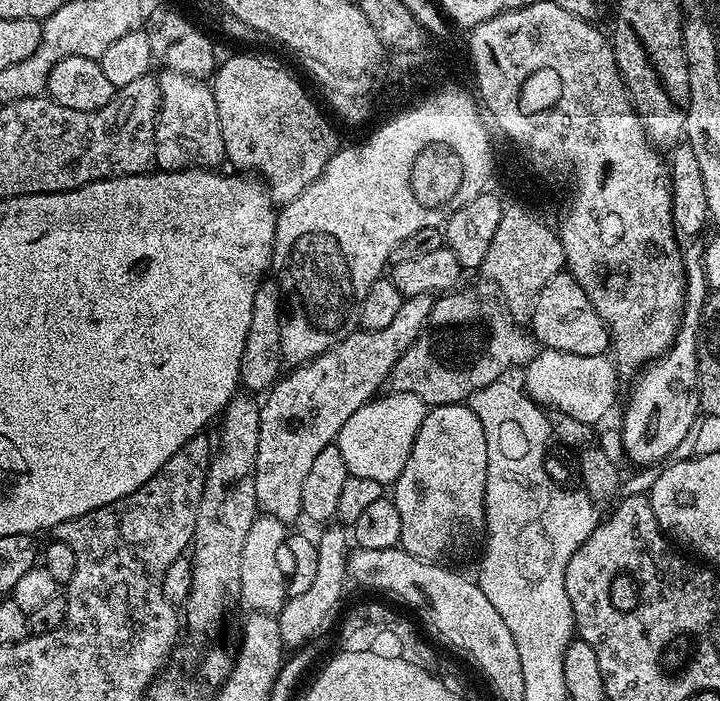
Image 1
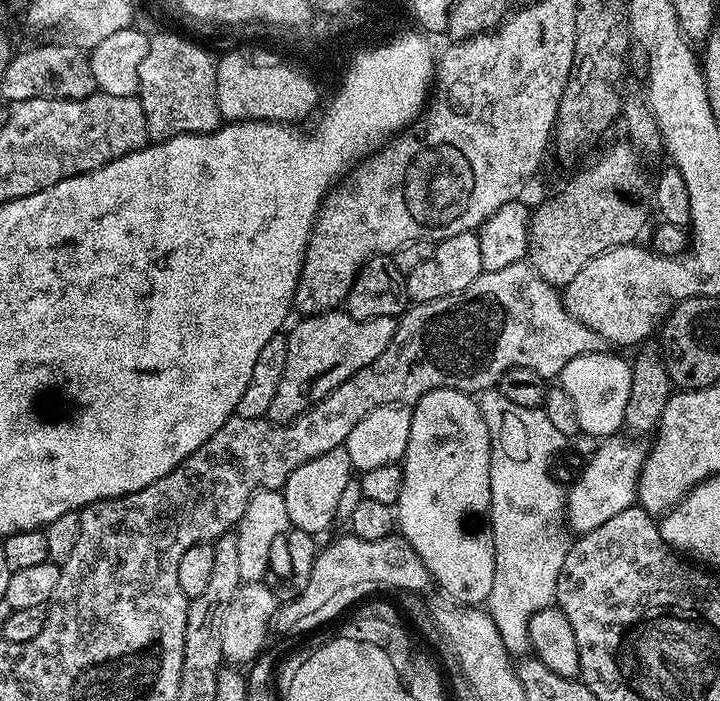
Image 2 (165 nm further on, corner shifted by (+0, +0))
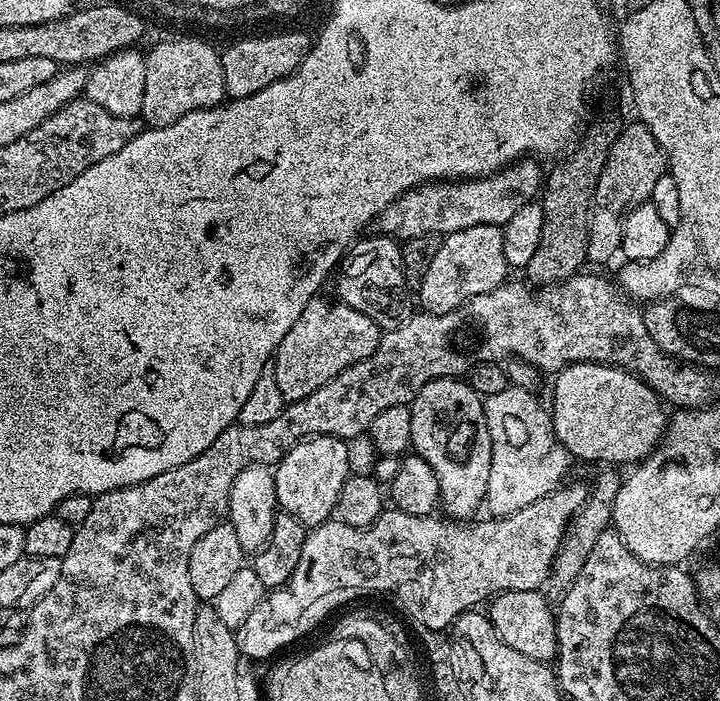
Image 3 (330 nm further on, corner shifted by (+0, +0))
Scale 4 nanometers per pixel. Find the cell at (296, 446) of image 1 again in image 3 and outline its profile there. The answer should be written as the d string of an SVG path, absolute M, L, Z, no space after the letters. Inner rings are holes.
M320 299L306 302L306 310L302 310L298 322L286 330L286 338L282 338L274 353L278 390L282 390L288 402L314 394L318 386L326 386L326 382L342 374L342 370L370 358L382 335L382 330L373 320L366 318L366 314L339 302L331 304Z

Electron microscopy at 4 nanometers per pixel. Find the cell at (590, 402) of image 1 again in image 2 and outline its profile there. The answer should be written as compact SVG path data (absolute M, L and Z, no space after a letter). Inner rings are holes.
M608 350L582 354L578 358L570 358L558 377L559 387L574 398L574 406L578 409L578 422L581 433L607 438L617 435L624 428L626 402L630 398L630 382L632 381L632 365L620 356L611 356Z

